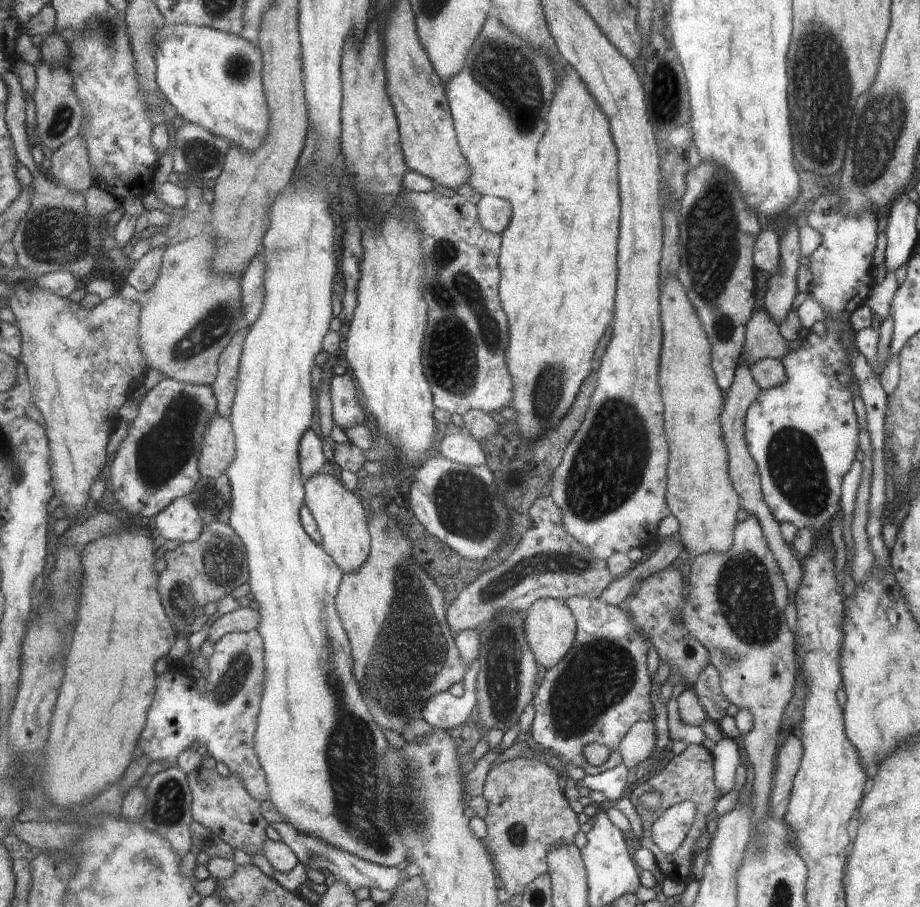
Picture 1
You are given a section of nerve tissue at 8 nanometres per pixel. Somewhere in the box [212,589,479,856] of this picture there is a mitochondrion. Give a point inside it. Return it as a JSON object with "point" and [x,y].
{"point":[413,811]}

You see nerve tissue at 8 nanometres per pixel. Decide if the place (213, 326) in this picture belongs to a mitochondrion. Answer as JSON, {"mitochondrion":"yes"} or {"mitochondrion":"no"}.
{"mitochondrion":"yes"}

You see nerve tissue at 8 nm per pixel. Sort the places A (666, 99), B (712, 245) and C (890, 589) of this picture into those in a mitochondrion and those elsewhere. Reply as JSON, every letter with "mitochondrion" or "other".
{"A":"mitochondrion","B":"mitochondrion","C":"other"}

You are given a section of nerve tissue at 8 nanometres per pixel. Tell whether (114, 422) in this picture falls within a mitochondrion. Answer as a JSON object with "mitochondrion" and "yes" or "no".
{"mitochondrion":"no"}

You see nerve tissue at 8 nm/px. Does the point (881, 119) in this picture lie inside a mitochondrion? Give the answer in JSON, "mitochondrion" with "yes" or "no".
{"mitochondrion":"yes"}

